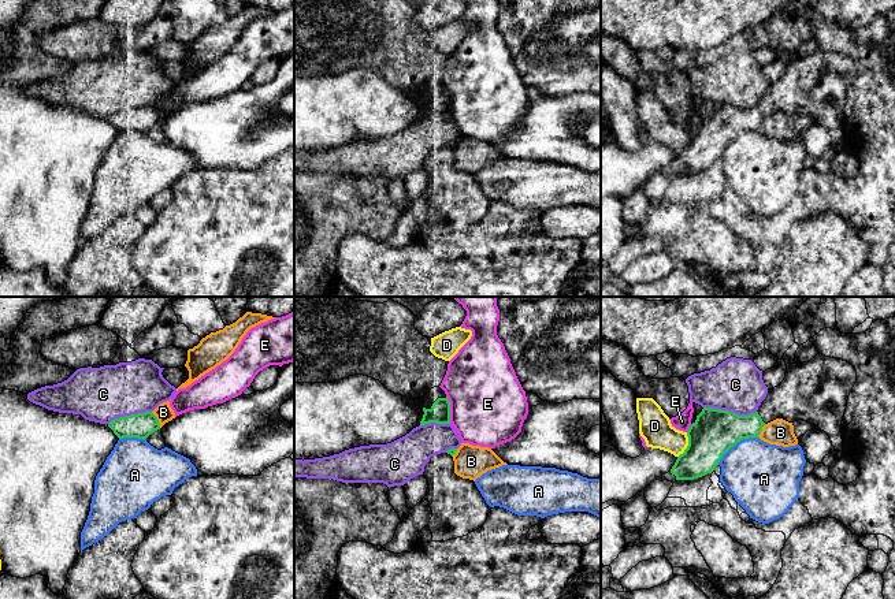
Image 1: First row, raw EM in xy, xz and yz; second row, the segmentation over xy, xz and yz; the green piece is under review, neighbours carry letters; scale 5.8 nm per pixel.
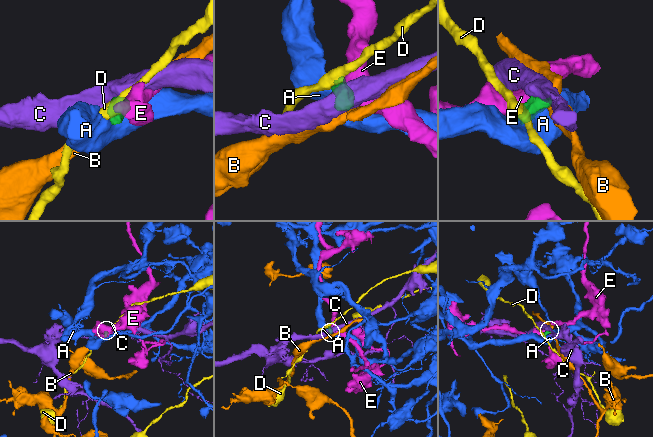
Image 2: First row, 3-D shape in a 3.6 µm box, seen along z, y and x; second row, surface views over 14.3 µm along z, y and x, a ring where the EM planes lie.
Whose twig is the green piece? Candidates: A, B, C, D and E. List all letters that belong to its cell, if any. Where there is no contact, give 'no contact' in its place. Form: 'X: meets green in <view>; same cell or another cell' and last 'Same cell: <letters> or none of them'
A: meets green in yz; another cell
B: meets green in xy; another cell
C: meets green in yz; another cell
D: meets green in yz; another cell
E: meets green in xz; another cell
Same cell: none of them

